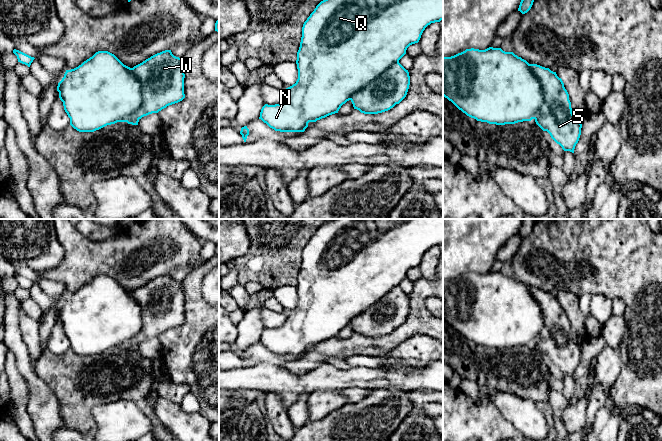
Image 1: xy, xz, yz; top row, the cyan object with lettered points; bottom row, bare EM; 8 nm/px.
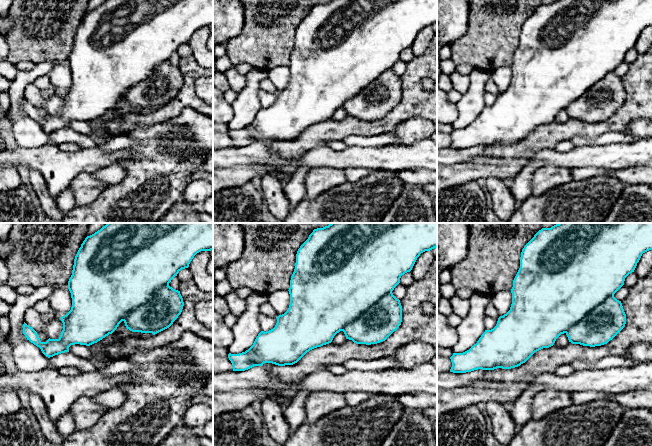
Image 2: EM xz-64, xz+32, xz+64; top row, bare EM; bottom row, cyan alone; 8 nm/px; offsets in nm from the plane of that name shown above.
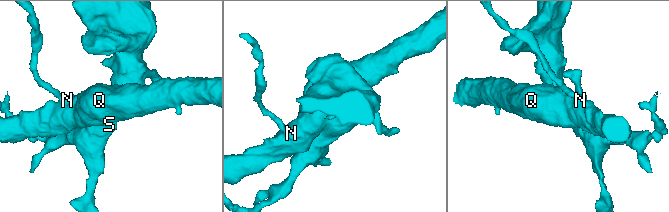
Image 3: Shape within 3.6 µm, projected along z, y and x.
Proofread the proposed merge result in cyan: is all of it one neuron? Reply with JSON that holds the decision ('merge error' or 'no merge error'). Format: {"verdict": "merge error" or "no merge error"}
{"verdict": "merge error"}

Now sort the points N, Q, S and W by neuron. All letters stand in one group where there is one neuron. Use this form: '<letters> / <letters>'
N Q / S W

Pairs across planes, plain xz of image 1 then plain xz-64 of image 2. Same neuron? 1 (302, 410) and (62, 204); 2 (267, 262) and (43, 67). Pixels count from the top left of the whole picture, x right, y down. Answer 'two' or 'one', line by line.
1: one
2: two

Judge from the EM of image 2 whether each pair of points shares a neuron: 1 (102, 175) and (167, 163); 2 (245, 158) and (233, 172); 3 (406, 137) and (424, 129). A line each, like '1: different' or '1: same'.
1: different
2: different
3: same

